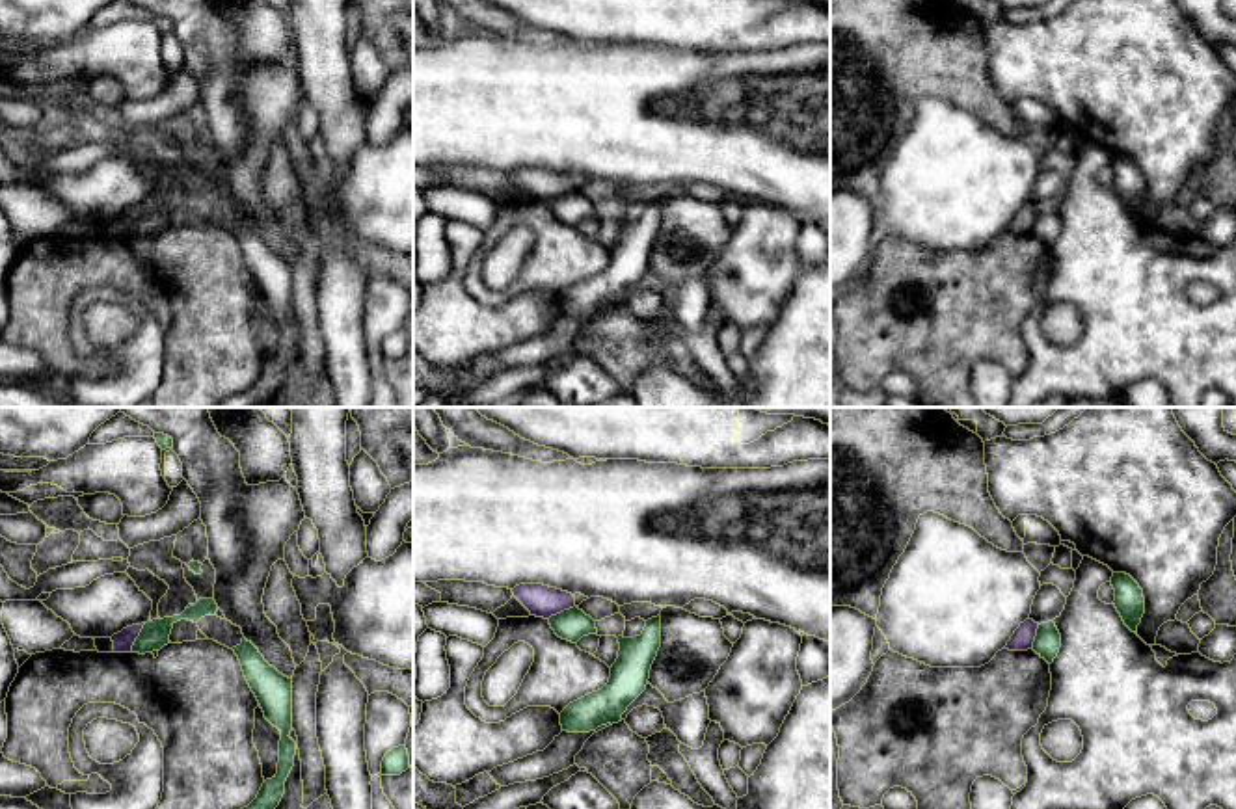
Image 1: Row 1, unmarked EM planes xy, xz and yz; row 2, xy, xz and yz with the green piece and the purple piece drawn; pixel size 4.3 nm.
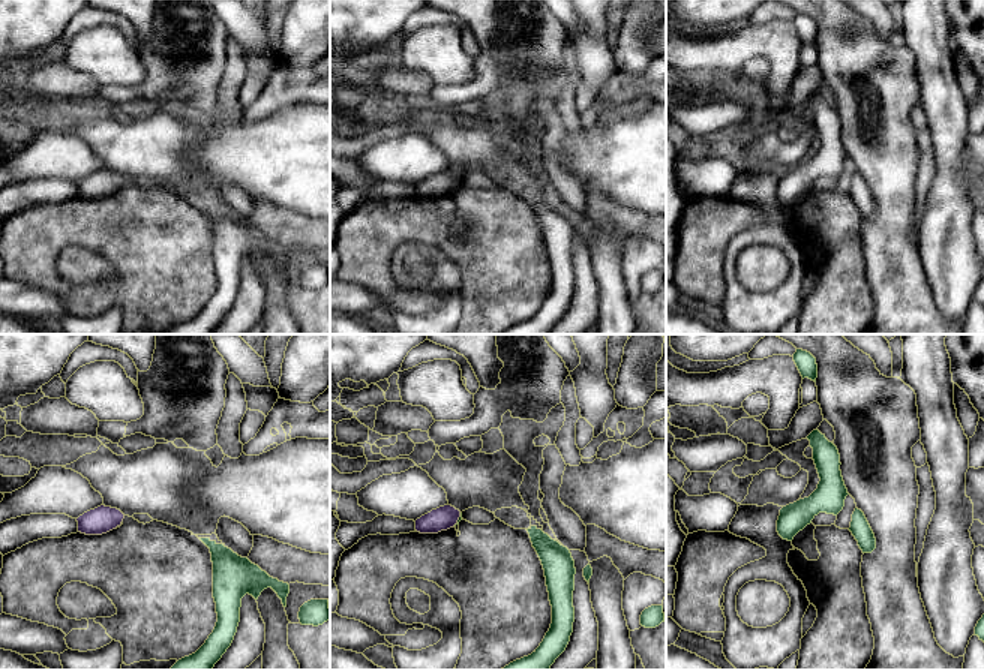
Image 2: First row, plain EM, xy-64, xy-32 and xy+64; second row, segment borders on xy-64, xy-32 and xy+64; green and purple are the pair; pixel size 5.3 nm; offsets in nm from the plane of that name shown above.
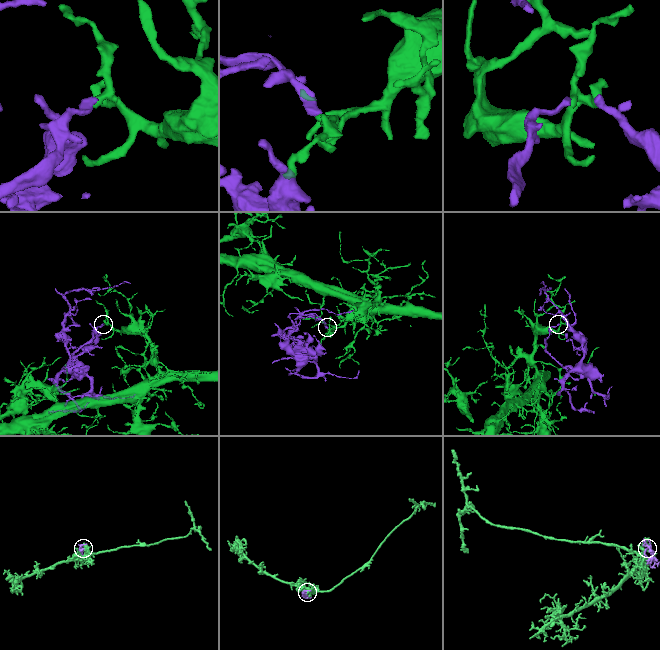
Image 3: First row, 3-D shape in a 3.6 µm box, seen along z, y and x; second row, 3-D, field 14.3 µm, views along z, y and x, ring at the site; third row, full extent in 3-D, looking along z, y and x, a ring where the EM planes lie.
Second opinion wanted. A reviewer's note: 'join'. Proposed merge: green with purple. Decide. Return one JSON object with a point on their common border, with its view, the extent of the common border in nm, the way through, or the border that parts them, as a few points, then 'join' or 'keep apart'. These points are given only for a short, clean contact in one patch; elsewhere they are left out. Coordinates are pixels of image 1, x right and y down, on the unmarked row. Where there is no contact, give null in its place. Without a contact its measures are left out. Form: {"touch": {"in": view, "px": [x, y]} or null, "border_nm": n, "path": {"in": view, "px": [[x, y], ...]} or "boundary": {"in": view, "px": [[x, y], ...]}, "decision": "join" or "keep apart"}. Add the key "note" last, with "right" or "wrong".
{"touch": {"in": "xy", "px": [136, 222]}, "border_nm": 150, "boundary": {"in": "xy", "px": [[146, 207], [129, 235]]}, "decision": "keep apart", "note": "wrong"}

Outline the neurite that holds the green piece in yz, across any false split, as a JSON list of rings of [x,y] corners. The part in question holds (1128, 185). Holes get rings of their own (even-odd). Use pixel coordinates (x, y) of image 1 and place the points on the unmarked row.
[[[1113,156],[1111,169],[1115,173],[1115,192],[1124,208],[1137,218],[1137,208],[1145,197],[1145,180],[1139,167],[1126,156]]]

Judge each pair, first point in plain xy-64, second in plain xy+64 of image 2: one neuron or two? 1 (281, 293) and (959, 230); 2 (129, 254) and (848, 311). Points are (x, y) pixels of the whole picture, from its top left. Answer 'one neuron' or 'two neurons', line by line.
1: one neuron
2: one neuron

